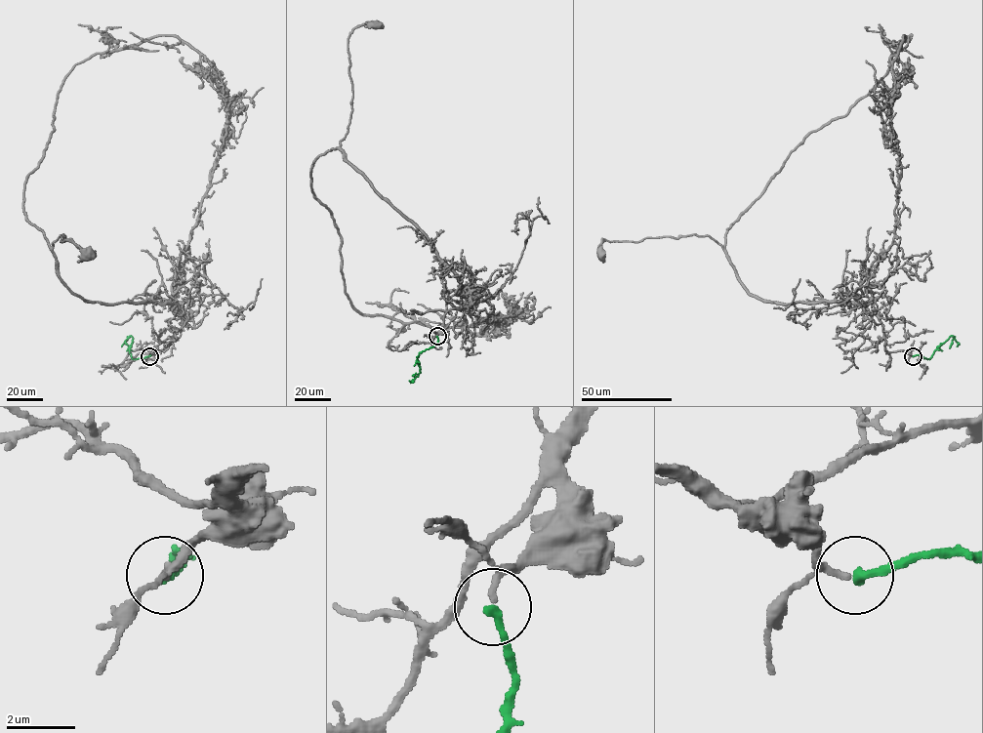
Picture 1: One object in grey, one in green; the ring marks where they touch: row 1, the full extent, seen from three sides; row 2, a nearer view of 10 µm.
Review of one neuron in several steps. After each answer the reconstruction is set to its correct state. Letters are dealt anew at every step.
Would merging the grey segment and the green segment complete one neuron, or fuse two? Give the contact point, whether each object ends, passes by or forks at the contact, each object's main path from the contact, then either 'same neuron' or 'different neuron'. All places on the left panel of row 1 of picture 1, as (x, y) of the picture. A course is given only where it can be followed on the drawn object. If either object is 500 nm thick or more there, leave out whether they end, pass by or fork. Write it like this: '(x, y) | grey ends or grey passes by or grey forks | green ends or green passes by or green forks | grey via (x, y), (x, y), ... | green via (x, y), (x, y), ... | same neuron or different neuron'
(149, 356) | grey passes by | green ends | grey via (149, 356), (172, 342), (181, 308), (87, 302), (61, 278), (52, 243), (63, 234), (61, 241), (89, 254) | green via (149, 356), (132, 359), (130, 336), (125, 341), (128, 347) | same neuron

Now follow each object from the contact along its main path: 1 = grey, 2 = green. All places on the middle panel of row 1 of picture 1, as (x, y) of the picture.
1: (437, 336), (447, 311), (471, 305), (471, 290), (340, 147), (352, 110), (348, 37), (355, 27), (376, 24)
2: (437, 336), (437, 343), (417, 357), (420, 372), (418, 376), (412, 376), (415, 373)

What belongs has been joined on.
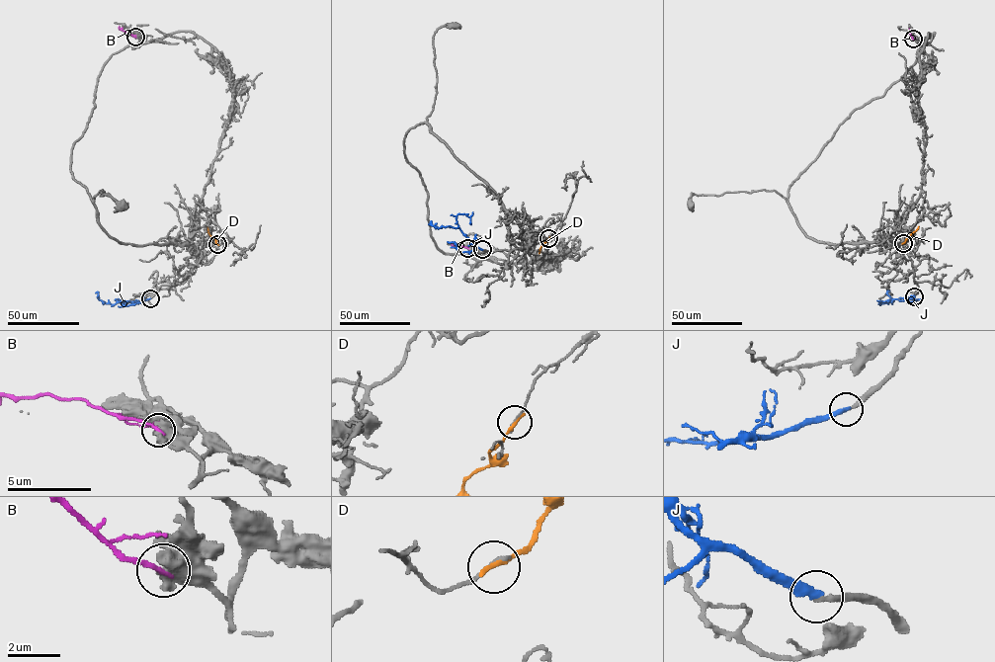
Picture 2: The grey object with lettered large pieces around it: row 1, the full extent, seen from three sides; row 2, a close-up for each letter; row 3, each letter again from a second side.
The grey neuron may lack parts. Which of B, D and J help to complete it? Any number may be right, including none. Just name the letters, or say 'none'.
J

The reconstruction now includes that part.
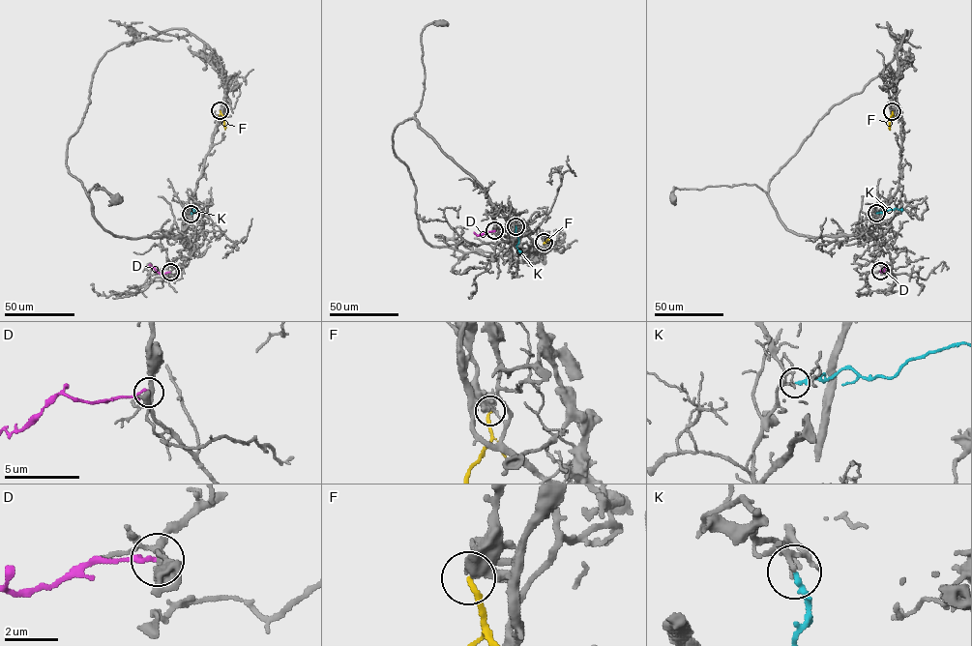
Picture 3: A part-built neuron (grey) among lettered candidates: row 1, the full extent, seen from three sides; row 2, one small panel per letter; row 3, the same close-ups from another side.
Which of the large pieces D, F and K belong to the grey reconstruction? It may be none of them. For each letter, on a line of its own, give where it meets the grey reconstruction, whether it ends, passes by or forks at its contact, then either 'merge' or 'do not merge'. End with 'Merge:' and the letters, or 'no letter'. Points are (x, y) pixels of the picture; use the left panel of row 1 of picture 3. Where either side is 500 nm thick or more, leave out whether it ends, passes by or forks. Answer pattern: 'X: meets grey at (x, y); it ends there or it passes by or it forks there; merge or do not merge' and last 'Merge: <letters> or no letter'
D: meets grey at (170, 272); it ends there; do not merge
F: meets grey at (220, 110); it ends there; do not merge
K: meets grey at (191, 214); it ends there; merge
Merge: K

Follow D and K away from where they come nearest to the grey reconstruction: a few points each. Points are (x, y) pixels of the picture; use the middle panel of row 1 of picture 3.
D: (494, 230), (477, 235), (474, 232)
K: (515, 226), (518, 240), (515, 247), (521, 251)

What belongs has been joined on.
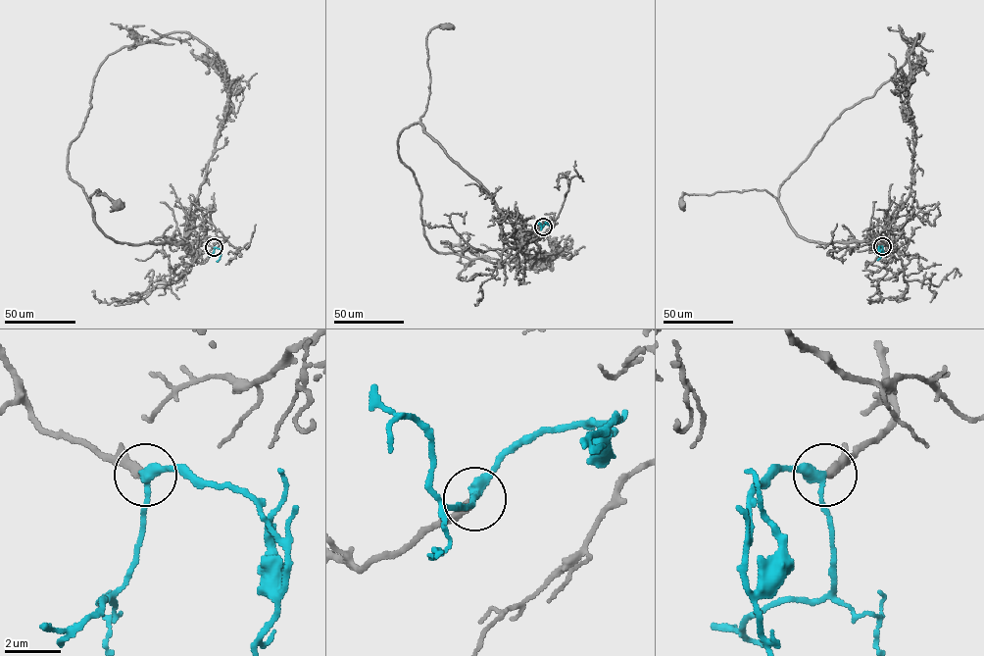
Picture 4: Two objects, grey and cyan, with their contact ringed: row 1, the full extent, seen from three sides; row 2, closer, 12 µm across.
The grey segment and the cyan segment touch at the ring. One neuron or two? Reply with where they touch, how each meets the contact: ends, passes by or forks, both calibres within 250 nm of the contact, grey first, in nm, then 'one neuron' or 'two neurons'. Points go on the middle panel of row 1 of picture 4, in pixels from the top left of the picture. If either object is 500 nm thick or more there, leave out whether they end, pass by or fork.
at (543, 227); grey ends there; cyan passes by; 320 nm thick on the grey side, 320 nm on the other; one neuron

